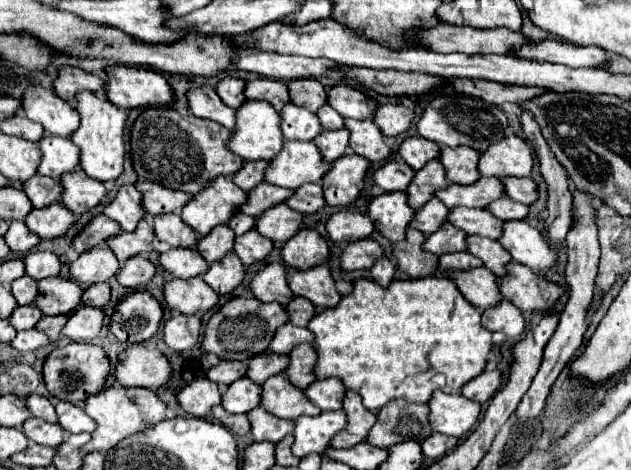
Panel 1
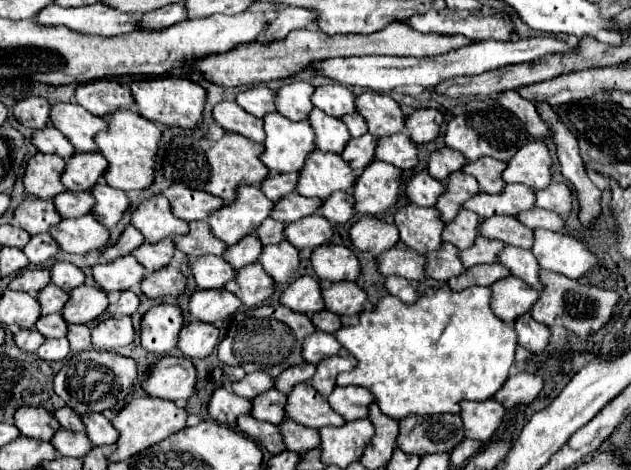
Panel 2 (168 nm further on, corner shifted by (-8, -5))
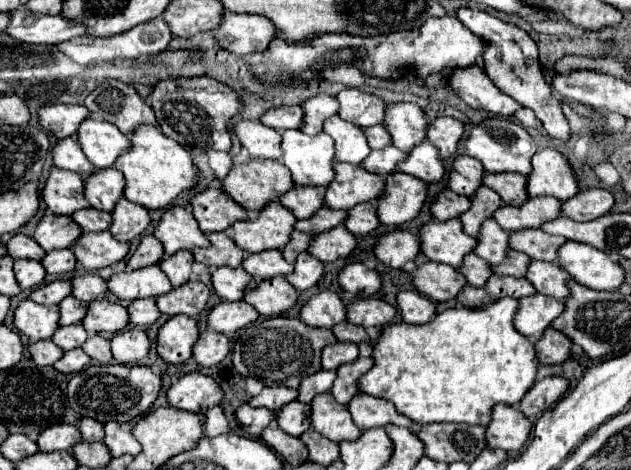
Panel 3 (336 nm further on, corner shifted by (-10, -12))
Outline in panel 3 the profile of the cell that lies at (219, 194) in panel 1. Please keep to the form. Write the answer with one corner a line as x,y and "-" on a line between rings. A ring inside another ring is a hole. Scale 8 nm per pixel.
272,200
258,212
258,218
232,224
228,234
244,252
262,252
268,248
282,248
294,222
294,214
278,200

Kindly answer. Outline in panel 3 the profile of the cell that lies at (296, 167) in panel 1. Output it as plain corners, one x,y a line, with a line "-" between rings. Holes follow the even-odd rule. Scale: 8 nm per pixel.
334,162
334,180
326,188
324,204
328,208
348,210
354,204
376,200
384,190
384,178
366,172
362,166

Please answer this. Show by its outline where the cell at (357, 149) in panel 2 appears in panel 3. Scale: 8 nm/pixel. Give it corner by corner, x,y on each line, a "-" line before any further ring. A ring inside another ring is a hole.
390,144
390,146
386,146
386,148
382,148
382,150
370,152
370,156
368,156
366,160
362,160
360,166
362,166
364,170
368,170
368,172
378,174
378,176
386,176
386,174
394,172
394,170
396,170
396,164
398,164
400,160
404,160
404,158
406,158
406,154
400,152
398,148
394,148
394,146

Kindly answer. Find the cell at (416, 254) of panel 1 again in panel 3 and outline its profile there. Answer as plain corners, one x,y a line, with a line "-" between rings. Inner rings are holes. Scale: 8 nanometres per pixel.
468,254
468,256
464,258
464,262
462,262
462,266
460,266
458,270
460,270
460,274
466,278
466,282
472,284
472,286
482,286
482,284
486,284
486,280
492,276
490,264
484,262
484,260
478,258
478,256
472,256
472,254

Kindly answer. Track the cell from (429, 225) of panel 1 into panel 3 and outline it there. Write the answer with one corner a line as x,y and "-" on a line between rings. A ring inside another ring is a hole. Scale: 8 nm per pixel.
492,218
484,220
478,232
478,244
474,254
482,256
488,264
500,264
508,250
508,232
504,232

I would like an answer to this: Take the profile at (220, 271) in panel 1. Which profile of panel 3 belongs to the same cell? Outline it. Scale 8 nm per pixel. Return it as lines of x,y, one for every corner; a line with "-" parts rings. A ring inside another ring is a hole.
282,276
262,280
258,288
252,288
244,294
248,304
254,304
256,312
262,316
278,316
290,310
298,302
298,292

